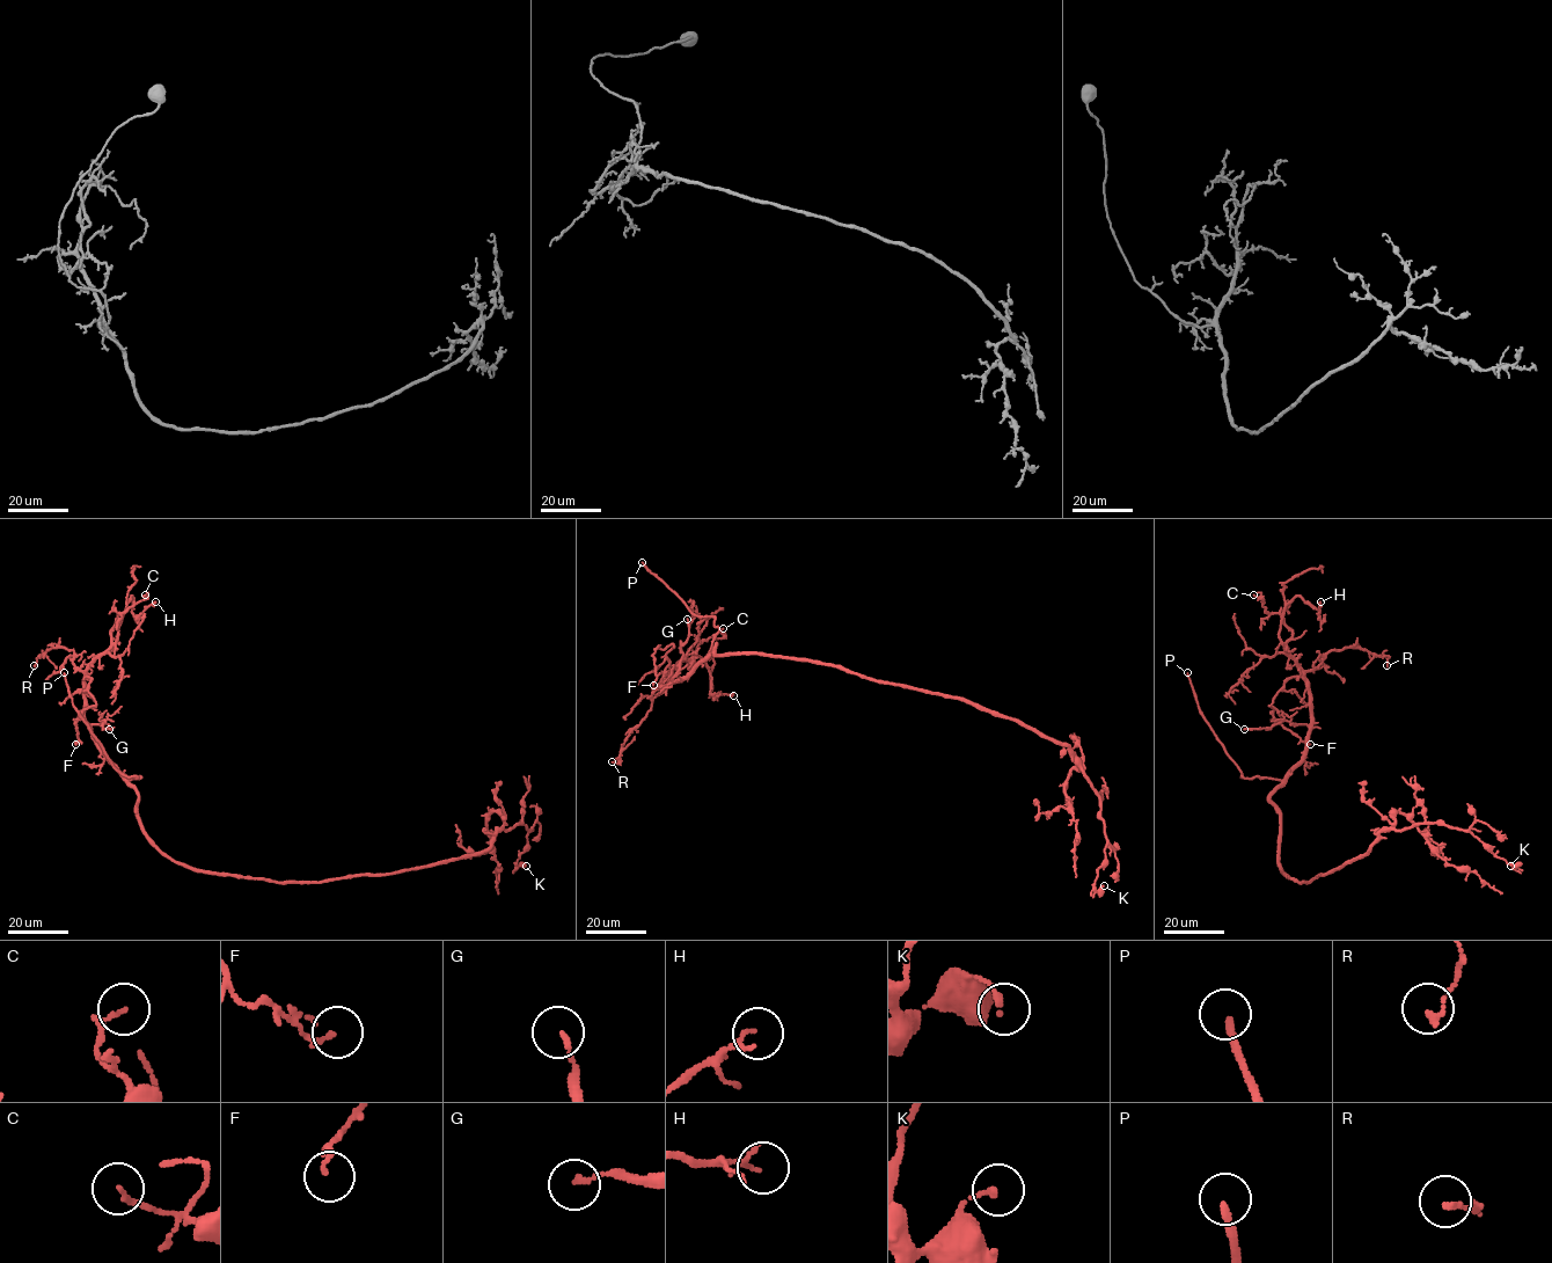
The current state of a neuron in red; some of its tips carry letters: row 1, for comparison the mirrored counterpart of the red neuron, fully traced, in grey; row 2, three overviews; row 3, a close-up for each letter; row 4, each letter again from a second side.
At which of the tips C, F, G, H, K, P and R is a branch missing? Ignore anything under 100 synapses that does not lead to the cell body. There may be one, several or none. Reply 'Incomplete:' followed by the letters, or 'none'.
Incomplete: P

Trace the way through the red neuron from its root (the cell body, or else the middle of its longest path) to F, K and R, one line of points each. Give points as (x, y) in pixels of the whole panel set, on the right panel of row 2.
F: (1289, 877), (1269, 795), (1301, 759), (1311, 722), (1309, 684), (1291, 677), (1269, 706), (1310, 744)
K: (1289, 877), (1309, 882), (1362, 856), (1381, 831), (1432, 823), (1469, 831), (1495, 855), (1516, 867), (1510, 866)
R: (1289, 877), (1279, 864), (1280, 816), (1269, 795), (1305, 749), (1304, 673), (1348, 647), (1388, 656), (1386, 665)

